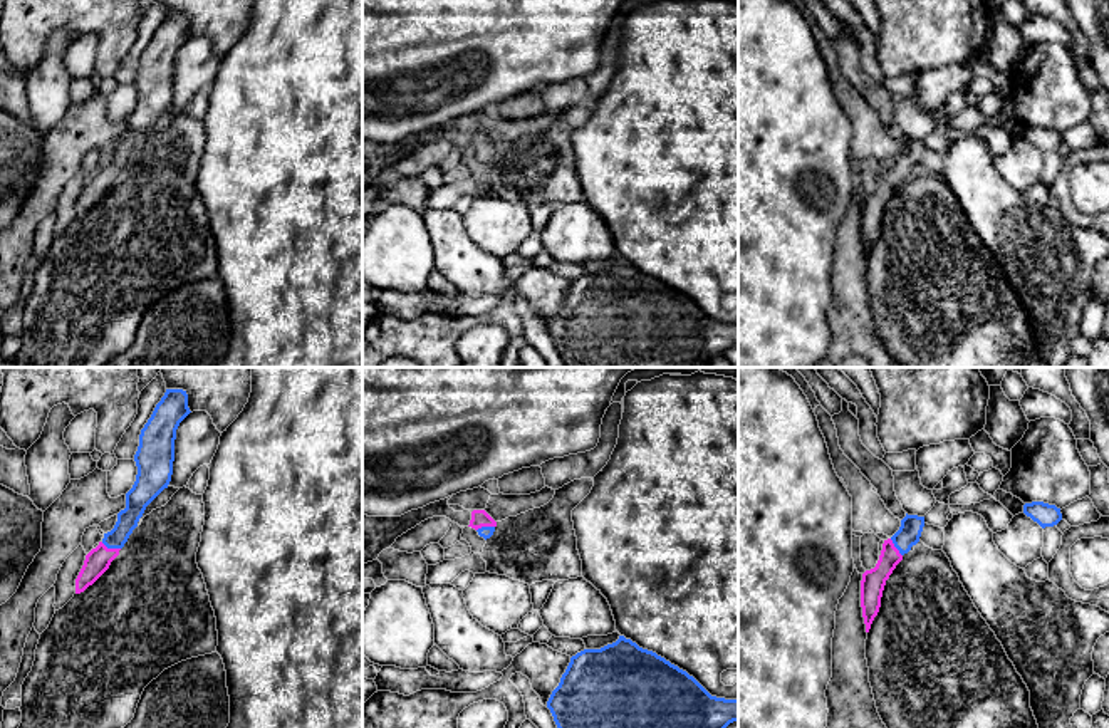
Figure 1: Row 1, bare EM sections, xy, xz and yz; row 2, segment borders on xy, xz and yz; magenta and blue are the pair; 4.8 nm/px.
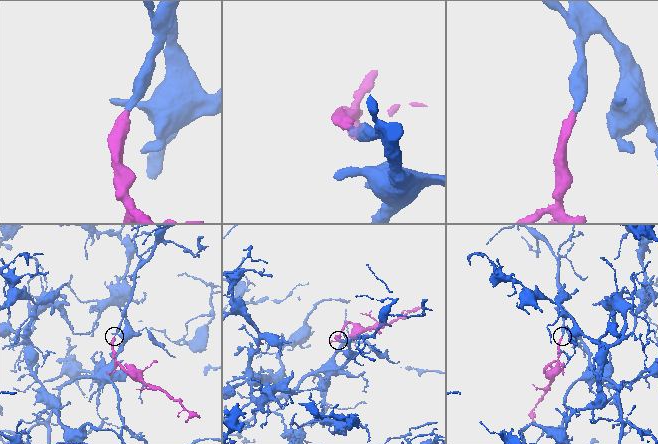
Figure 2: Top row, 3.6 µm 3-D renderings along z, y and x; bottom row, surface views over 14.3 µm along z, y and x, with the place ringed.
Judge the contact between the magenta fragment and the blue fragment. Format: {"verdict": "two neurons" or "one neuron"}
{"verdict": "one neuron"}

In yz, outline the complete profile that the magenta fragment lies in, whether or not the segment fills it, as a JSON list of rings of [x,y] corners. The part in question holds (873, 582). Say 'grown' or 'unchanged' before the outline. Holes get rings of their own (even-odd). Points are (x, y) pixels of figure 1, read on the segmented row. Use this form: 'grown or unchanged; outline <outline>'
grown; outline [[[908,515],[901,520],[899,530],[883,543],[879,560],[874,569],[866,570],[861,580],[861,607],[869,632],[874,617],[881,607],[881,597],[886,580],[903,560],[903,555],[919,542],[924,527],[924,517]]]

